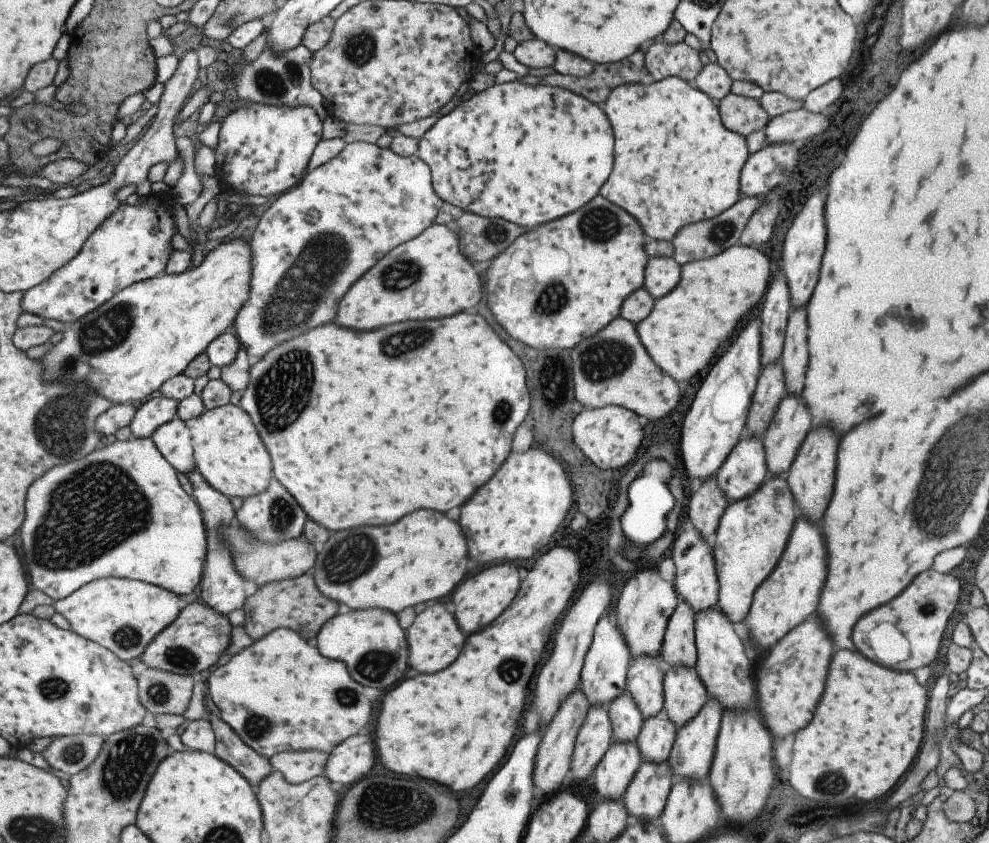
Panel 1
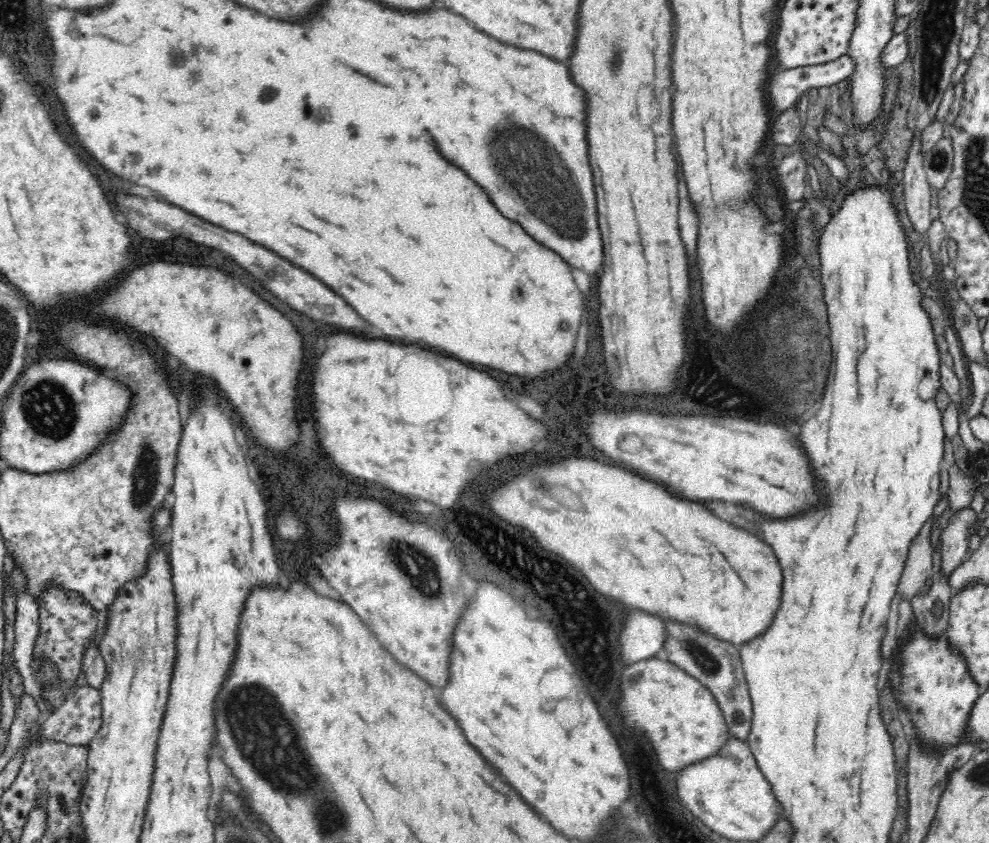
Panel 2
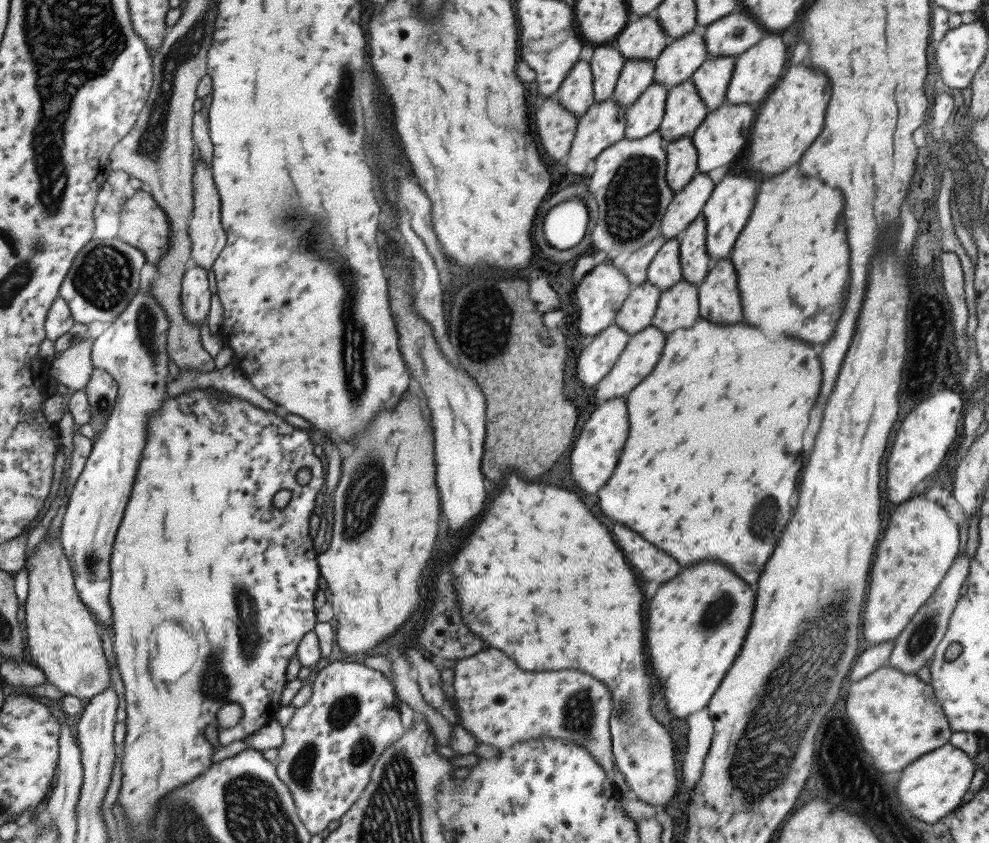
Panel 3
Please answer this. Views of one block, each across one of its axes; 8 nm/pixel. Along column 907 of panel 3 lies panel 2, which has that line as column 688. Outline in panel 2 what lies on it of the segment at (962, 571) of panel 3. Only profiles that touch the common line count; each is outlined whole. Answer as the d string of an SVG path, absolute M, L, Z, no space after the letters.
M664 617L663 643L660 656L684 669L707 686L718 701L730 736L746 742L752 722L752 705L745 672L741 666L739 647L726 640L714 637L696 624L684 623L672 617Z

